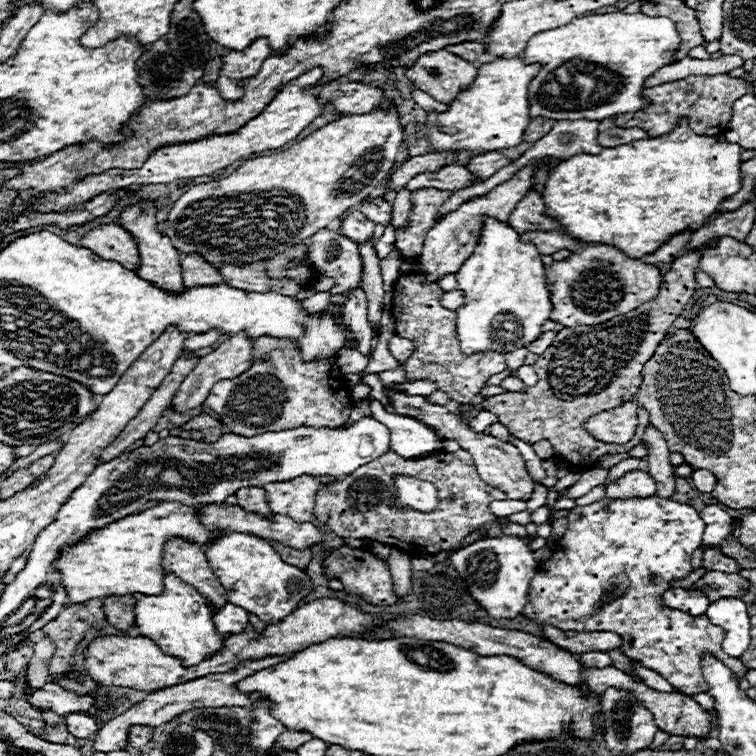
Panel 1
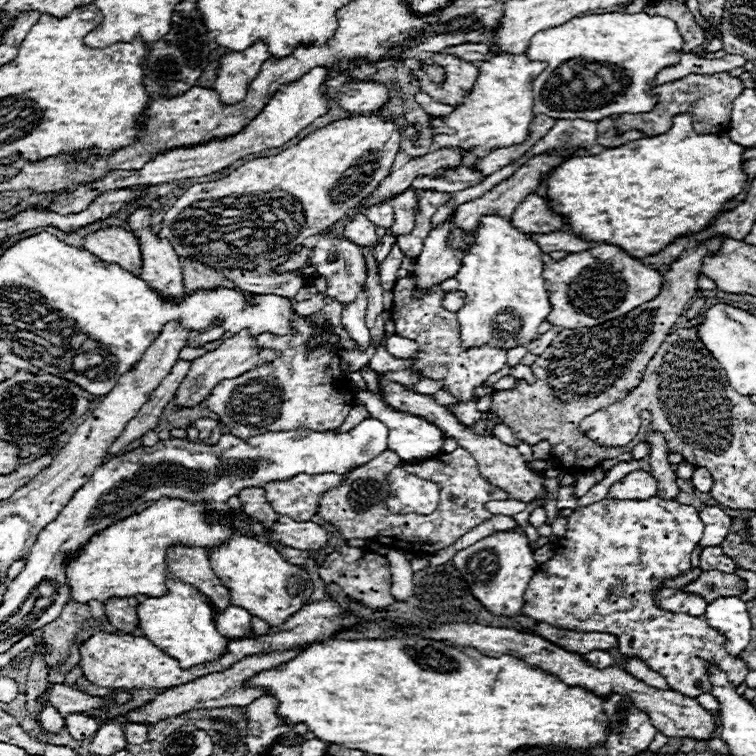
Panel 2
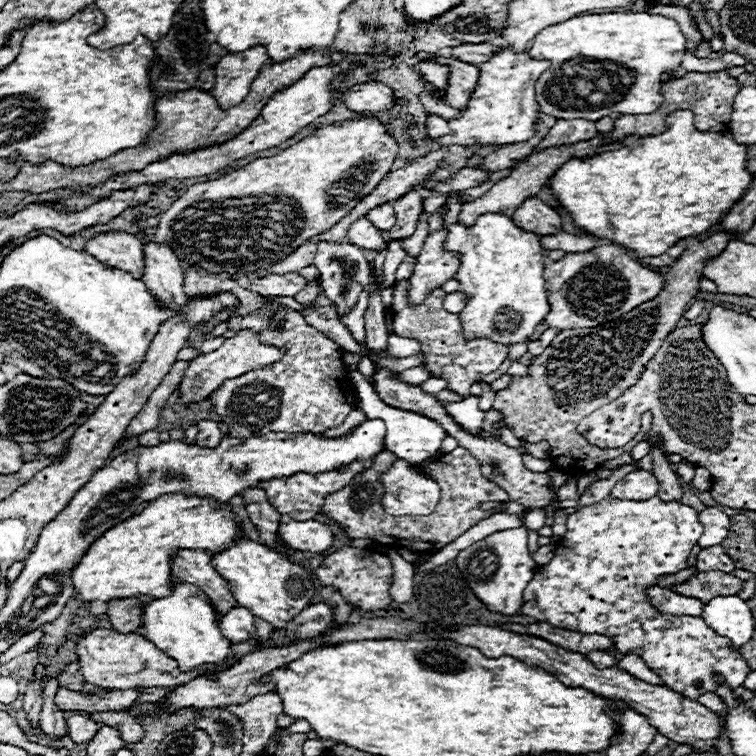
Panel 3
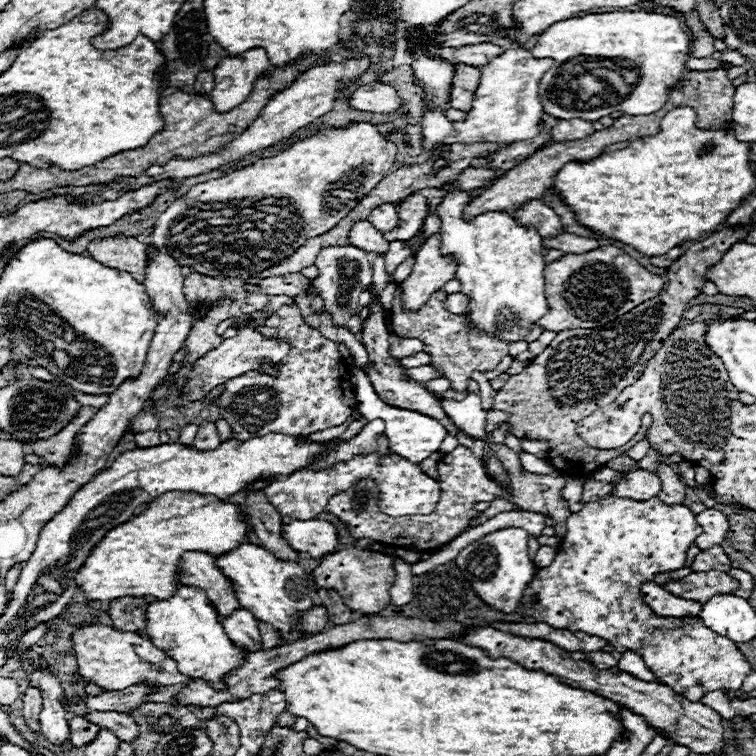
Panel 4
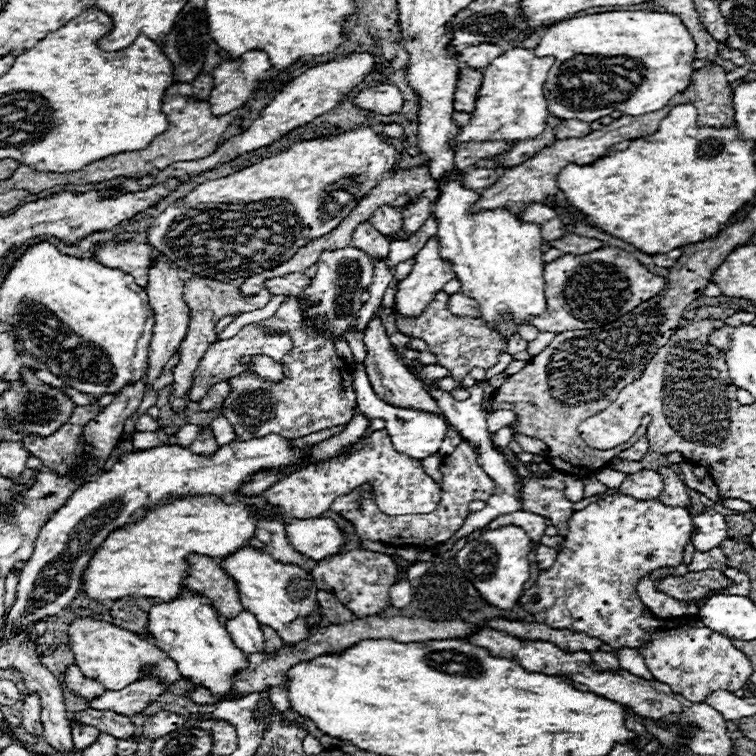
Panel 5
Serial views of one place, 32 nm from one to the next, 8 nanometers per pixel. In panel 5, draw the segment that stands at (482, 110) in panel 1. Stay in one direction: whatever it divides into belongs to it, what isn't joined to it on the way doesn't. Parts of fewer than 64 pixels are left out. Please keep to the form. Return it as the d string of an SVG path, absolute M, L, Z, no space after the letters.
M512 48L502 56L494 58L484 70L482 88L478 94L476 110L472 114L472 122L468 126L460 126L460 134L454 138L458 142L484 142L484 140L526 140L536 138L546 128L548 102L544 98L544 82L548 78L550 68L554 66L554 58L538 58L534 50Z

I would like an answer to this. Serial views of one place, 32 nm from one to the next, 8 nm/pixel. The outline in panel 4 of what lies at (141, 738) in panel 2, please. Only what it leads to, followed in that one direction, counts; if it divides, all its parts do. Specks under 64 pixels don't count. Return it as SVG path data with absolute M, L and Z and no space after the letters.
M86 712L82 716L86 722L96 724L100 730L110 730L116 734L116 738L124 742L132 742L138 738L138 724L128 714L116 714L116 712Z

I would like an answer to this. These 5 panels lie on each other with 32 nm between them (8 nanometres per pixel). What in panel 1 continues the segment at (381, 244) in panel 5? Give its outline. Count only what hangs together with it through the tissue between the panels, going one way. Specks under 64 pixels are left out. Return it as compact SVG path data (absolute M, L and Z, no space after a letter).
M350 210L344 214L340 234L352 238L354 242L370 242L374 240L374 222L370 222L362 212Z

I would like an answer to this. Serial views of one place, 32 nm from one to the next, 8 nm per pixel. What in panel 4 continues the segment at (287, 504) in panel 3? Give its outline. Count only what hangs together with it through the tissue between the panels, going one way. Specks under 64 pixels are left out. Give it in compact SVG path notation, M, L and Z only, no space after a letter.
M386 434L376 436L378 448L372 454L358 454L350 462L338 462L324 470L298 470L282 480L272 482L266 486L264 494L268 502L282 514L292 516L296 520L310 520L322 514L332 496L342 494L342 490L352 488L364 478L374 478L380 490L378 506L388 516L406 516L406 514L420 514L420 498L438 498L438 482L426 476L418 464L408 462L406 458L394 454L388 446Z

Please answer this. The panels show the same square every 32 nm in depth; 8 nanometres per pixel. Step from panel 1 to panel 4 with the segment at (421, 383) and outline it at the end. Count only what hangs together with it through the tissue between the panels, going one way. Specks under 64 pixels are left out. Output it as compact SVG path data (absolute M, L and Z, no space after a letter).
M436 378L426 382L424 388L428 388L430 392L446 392L446 390L452 390L452 382L448 378Z

